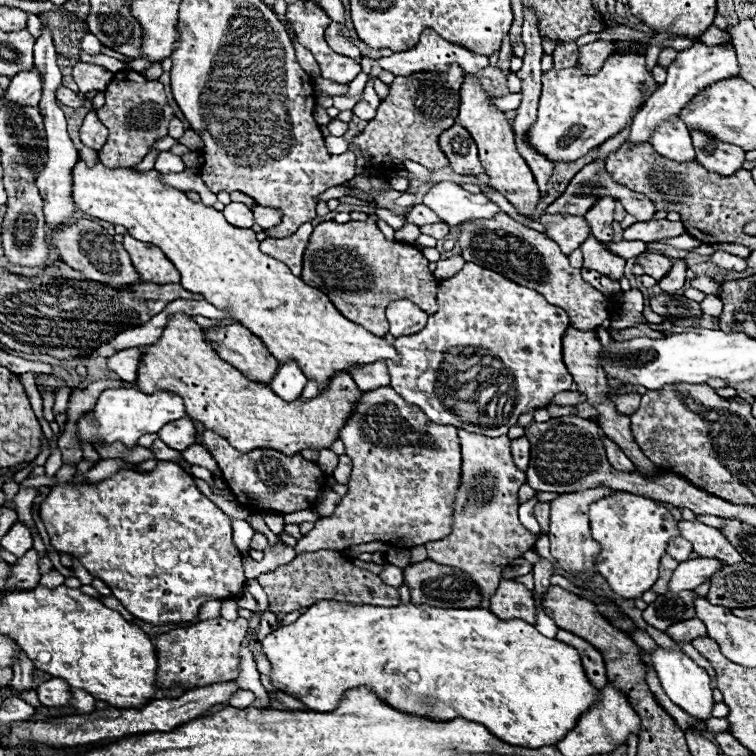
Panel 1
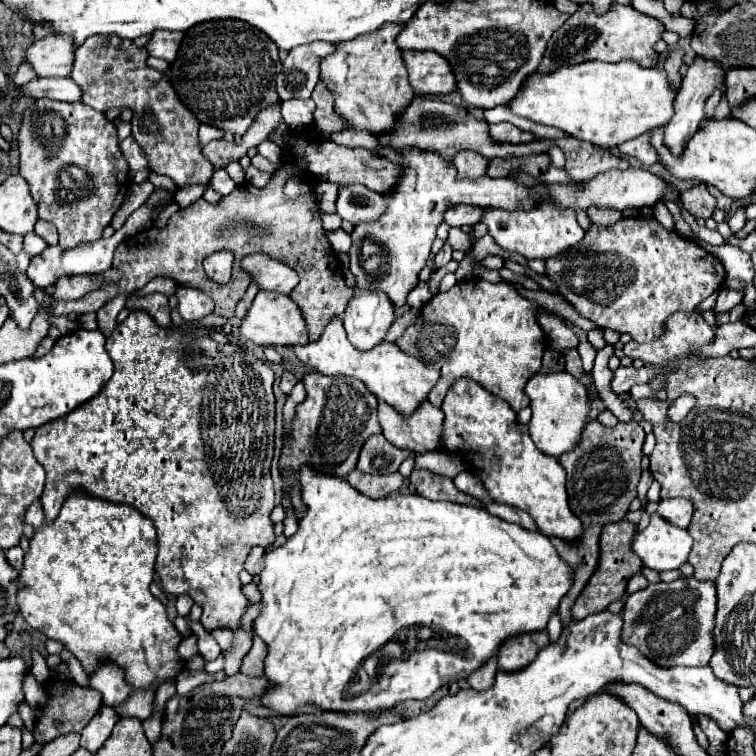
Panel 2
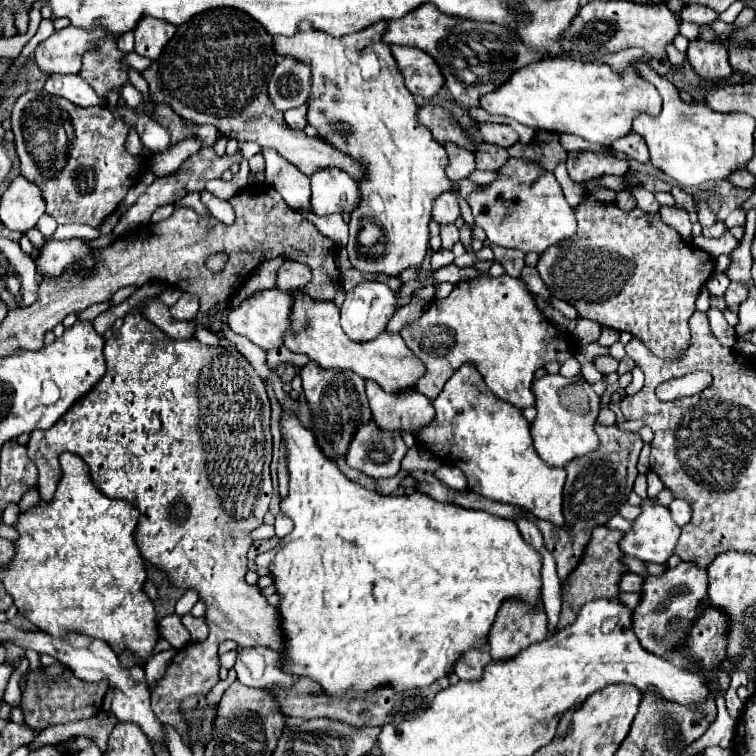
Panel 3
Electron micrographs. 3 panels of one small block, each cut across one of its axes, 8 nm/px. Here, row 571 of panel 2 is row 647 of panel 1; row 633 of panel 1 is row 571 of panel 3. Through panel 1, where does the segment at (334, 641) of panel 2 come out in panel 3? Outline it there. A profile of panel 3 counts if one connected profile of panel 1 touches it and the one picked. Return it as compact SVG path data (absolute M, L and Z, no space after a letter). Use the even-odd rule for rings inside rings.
M282 408L282 416L280 416L280 432L282 432L282 444L284 444L284 448L286 448L286 468L288 468L288 496L286 498L282 498L282 502L280 502L280 512L284 514L284 516L288 516L292 522L294 522L294 530L286 536L286 538L282 538L282 542L280 542L280 546L276 546L276 548L272 548L270 552L266 552L266 554L258 554L256 556L256 564L258 566L266 566L266 568L270 568L270 572L272 572L272 578L274 578L274 584L276 584L276 592L282 596L282 602L280 602L280 606L278 606L278 610L280 610L280 616L282 616L282 630L284 630L284 636L286 636L286 654L282 656L282 664L284 664L284 670L288 672L288 674L292 674L292 676L308 676L308 678L312 678L312 680L316 680L322 688L324 688L324 692L328 692L328 694L356 694L356 692L366 692L366 690L372 690L372 688L378 688L378 686L386 686L386 684L392 684L392 686L396 686L398 690L412 690L412 688L426 688L426 686L430 686L432 682L436 682L438 678L442 678L442 676L448 676L450 672L452 672L452 666L454 666L454 662L458 660L458 654L462 654L464 650L468 650L468 648L478 648L478 646L482 646L486 640L488 640L488 632L490 632L490 626L492 626L492 622L494 622L494 618L496 618L496 612L498 612L498 608L502 606L502 602L504 600L508 600L508 598L520 598L520 600L524 600L524 602L528 602L528 604L536 604L536 600L540 598L540 588L542 588L542 584L540 584L540 556L522 540L522 536L520 536L520 532L518 532L518 528L516 528L516 522L512 522L512 520L506 520L506 518L498 518L498 516L492 516L492 514L488 514L488 512L480 512L480 510L466 510L466 508L462 508L462 506L454 506L454 504L440 504L440 502L434 502L428 494L422 494L422 492L412 492L410 496L408 494L400 494L400 496L382 496L382 494L378 494L378 492L374 492L374 490L368 490L368 488L364 488L364 486L360 486L358 482L354 482L354 480L350 480L340 468L338 468L338 464L334 462L334 460L330 460L330 458L326 458L324 454L322 454L322 450L318 450L318 442L316 442L316 438L314 438L314 434L298 420L298 414L296 414L296 410L294 408Z

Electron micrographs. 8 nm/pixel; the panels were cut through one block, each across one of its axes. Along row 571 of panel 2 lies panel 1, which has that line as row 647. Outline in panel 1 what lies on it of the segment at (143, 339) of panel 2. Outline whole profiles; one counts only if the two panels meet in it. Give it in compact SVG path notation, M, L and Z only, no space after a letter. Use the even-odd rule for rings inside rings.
M212 618L160 634L156 640L158 690L170 690L176 684L182 686L184 690L190 690L194 686L206 686L212 682L236 680L240 672L240 646L246 634L248 634L246 618L238 618L232 622L224 618Z

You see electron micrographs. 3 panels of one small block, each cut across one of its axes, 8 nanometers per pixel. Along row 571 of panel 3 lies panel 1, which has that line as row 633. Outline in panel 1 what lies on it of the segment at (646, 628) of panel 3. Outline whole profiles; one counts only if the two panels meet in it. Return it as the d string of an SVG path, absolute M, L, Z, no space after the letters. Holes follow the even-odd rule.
M698 618L682 620L682 622L672 624L670 628L666 628L666 634L672 636L674 640L680 640L680 642L692 642L698 636L706 636L706 626ZM698 622L700 622L700 628L698 628Z

